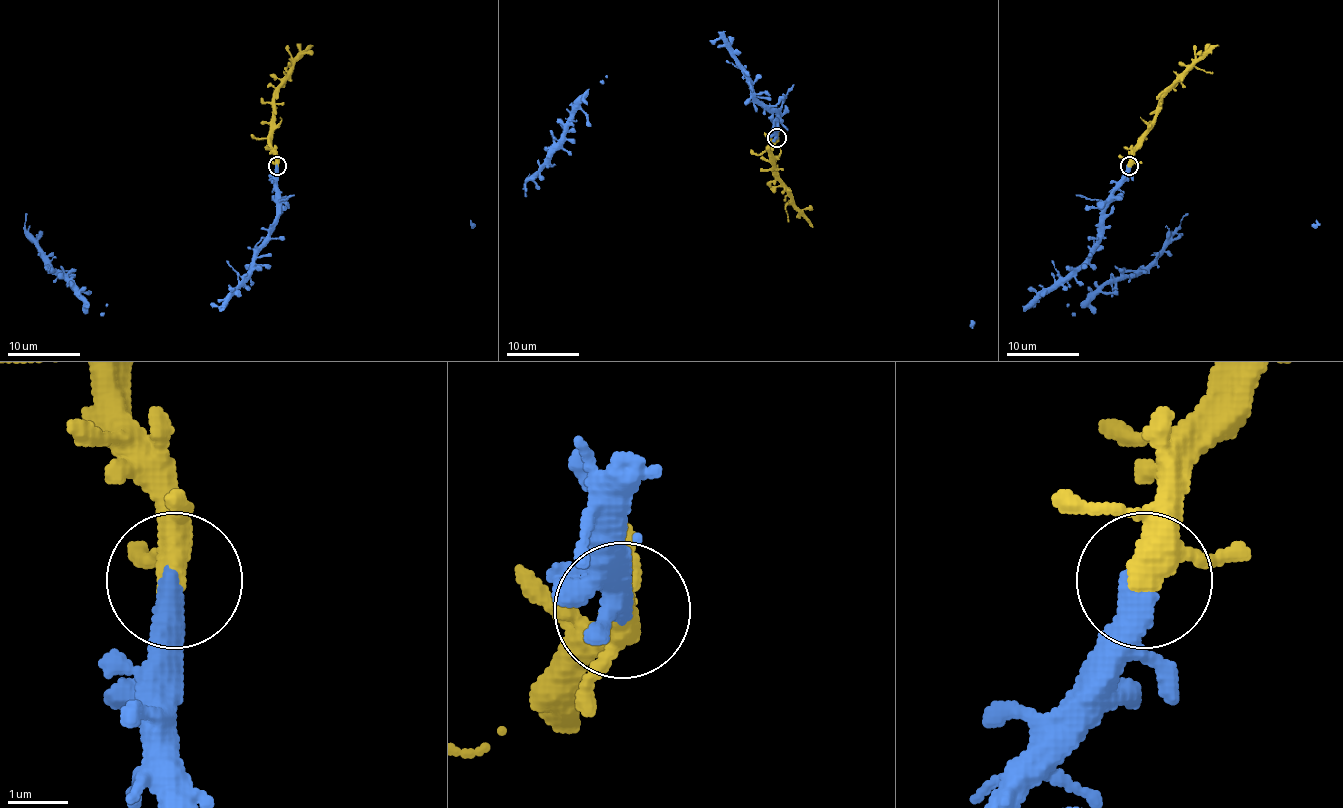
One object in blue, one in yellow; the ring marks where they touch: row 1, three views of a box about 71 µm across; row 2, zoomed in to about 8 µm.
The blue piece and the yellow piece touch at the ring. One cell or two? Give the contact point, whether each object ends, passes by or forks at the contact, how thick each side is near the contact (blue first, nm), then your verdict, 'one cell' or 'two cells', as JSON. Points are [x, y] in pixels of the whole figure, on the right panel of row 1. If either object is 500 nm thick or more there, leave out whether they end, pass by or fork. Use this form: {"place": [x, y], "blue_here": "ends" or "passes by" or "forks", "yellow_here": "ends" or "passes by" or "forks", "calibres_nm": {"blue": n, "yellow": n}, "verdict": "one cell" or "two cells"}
{"place": [1129, 166], "blue_here": "ends", "yellow_here": "forks", "calibres_nm": {"blue": 480, "yellow": 320}, "verdict": "one cell"}

